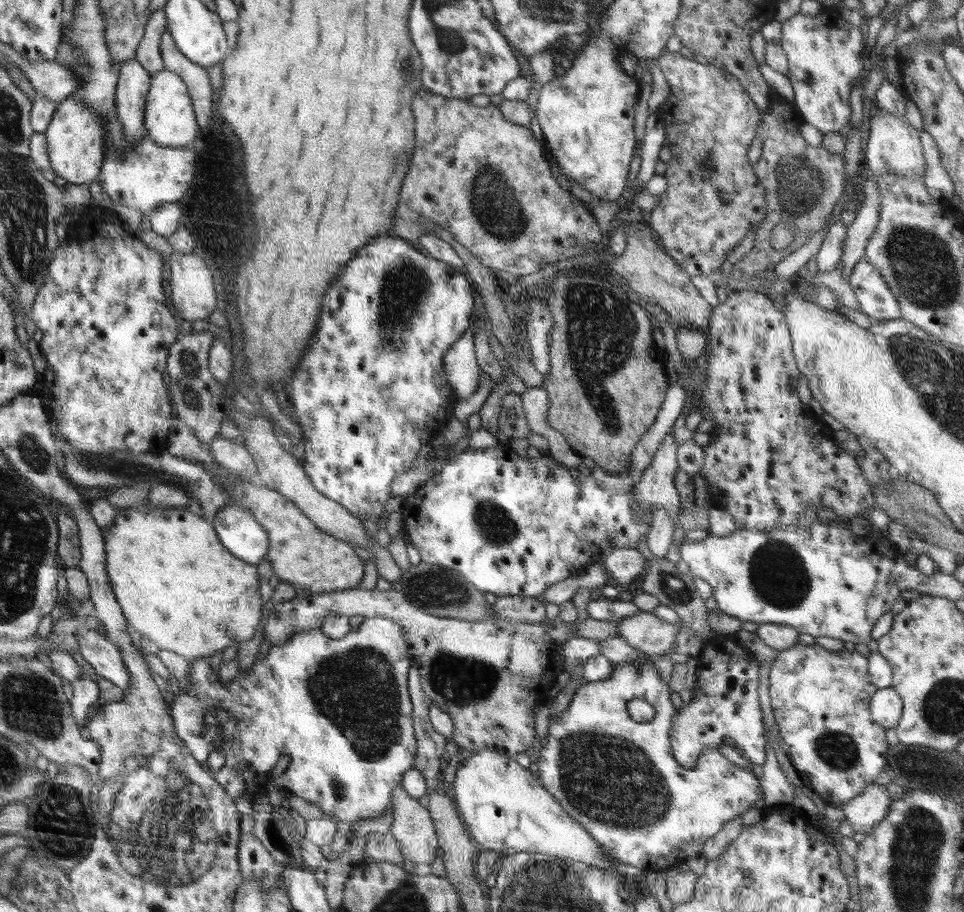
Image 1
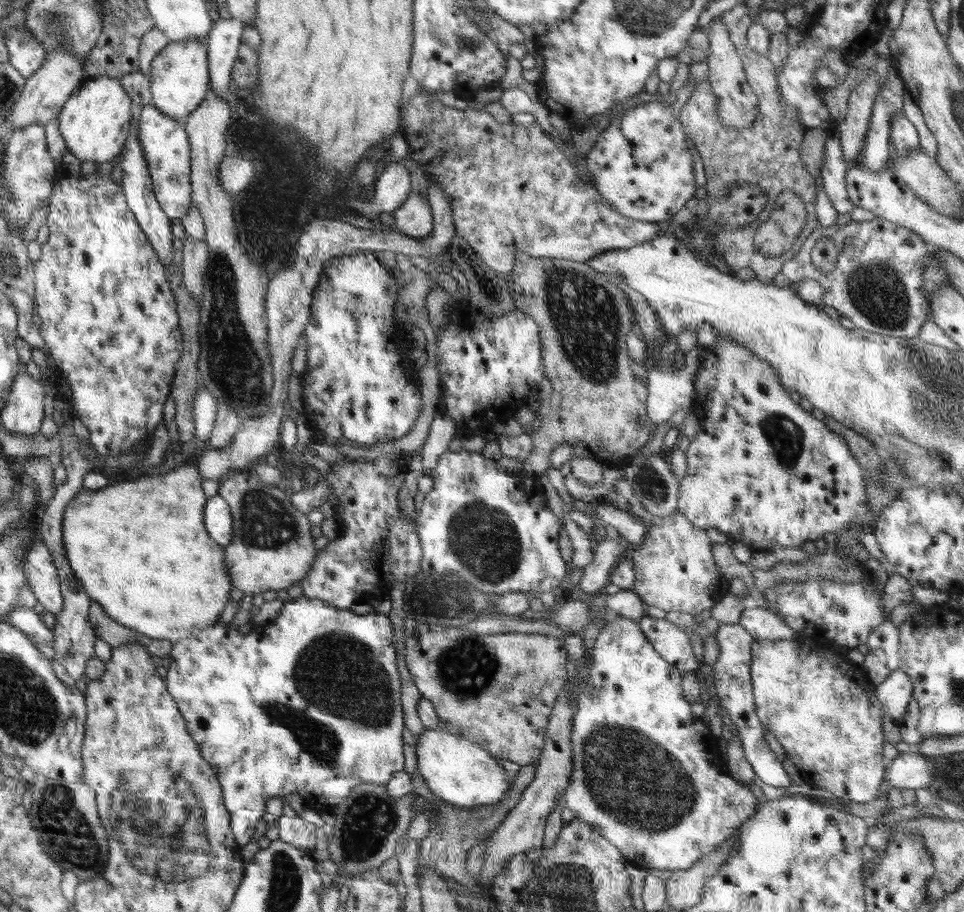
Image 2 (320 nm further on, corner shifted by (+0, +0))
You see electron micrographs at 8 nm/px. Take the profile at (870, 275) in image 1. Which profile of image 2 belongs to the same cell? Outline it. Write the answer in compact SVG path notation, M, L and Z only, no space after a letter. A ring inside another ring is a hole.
M876 217L871 221L848 220L841 225L830 228L816 228L804 240L804 246L781 268L786 280L791 285L804 279L817 280L823 288L822 300L825 305L832 306L855 324L856 328L874 332L882 336L898 338L914 338L919 336L920 328L927 321L929 302L923 287L923 270L927 254L935 252L937 247L921 240L908 228L899 226L885 218ZM820 238L830 238L838 251L836 268L830 272L817 270L811 263L811 250Z

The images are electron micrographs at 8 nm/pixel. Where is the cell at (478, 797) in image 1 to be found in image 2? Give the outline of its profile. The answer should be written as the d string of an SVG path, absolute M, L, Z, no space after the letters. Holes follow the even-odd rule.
M440 727L424 729L417 738L416 743L416 770L424 779L426 786L434 793L434 796L445 800L447 803L472 810L475 806L485 804L498 804L504 798L508 798L512 780L506 777L504 768L496 761L491 752L484 750L476 743L470 742L461 736L454 736Z

